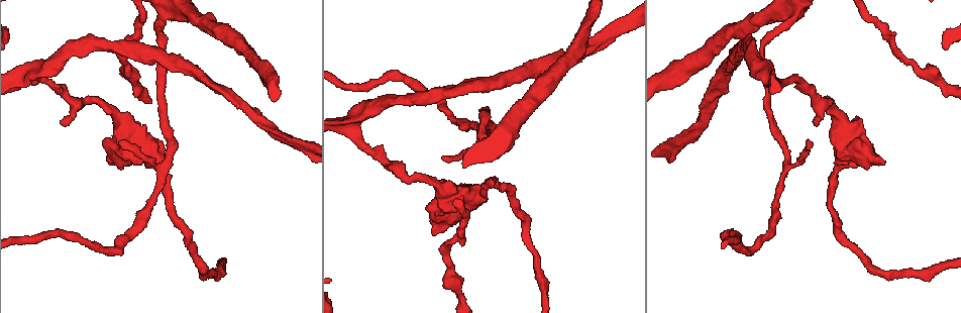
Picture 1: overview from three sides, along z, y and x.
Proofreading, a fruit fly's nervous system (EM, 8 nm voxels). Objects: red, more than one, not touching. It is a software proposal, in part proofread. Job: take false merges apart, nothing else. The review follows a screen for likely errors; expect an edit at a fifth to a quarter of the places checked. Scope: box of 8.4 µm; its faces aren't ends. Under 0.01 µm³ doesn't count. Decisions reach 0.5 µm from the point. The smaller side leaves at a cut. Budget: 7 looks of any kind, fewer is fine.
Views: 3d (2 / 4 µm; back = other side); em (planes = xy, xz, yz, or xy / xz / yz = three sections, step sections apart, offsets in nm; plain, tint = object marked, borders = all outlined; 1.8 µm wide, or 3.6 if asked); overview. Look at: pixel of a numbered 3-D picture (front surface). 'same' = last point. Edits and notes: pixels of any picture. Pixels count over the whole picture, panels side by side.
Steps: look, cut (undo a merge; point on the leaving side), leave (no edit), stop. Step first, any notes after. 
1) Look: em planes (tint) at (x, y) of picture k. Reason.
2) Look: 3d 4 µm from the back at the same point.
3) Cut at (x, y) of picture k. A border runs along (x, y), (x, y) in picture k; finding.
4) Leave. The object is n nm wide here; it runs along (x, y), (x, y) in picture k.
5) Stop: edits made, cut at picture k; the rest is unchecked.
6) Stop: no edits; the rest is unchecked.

Look: 3d 2 µm from the back at (26, 83) of picture 1. Sharp bend.

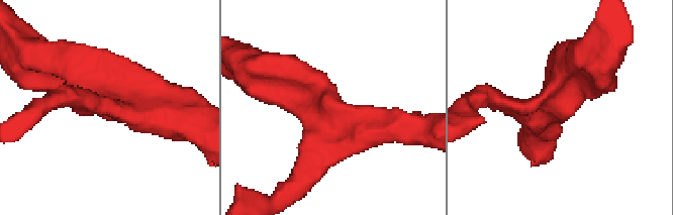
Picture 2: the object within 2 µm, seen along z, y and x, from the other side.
Look: em 3.6 µm yz step 8 (tint) at (536, 103) of picture 2.

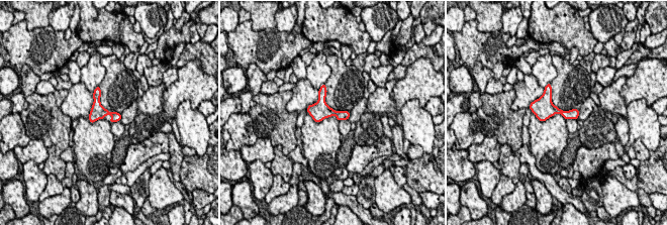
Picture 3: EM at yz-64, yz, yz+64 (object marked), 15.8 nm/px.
Leave. All the same cell.

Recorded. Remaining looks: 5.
Look: 3d 2 µm at (785, 167) of picture 1. Sharp bend.

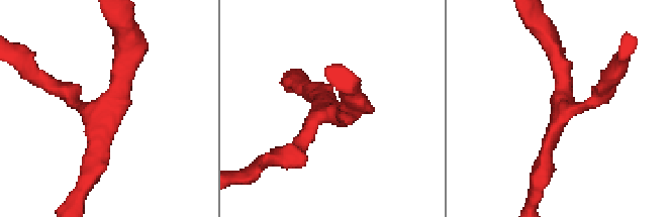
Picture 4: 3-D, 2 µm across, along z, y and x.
Look: em planes (tint) at (565, 109) of picture 4. 3 arms meet here; need the tissue.

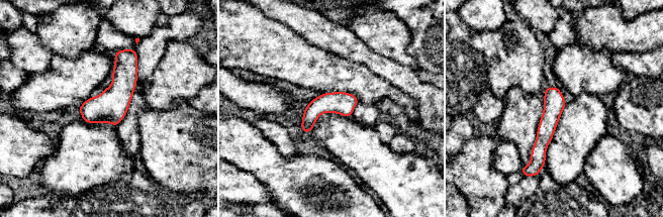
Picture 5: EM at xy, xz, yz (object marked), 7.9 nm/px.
Leave. It runs along (554, 89), (554, 106), (537, 163) in picture 5; one cell here.

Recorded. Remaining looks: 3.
Look: em 3.6 µm xy step 8 (tint) at (130, 132) of picture 1. Thick turns thin.

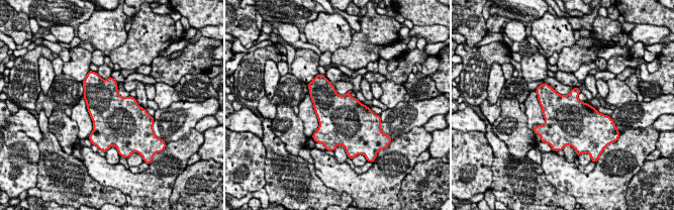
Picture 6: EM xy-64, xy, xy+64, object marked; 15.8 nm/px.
Leave. Continuous, no second cell.

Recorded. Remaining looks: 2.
Stop: no edits; the rest is unchecked.

